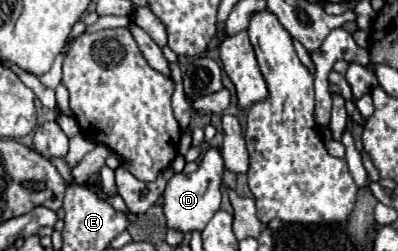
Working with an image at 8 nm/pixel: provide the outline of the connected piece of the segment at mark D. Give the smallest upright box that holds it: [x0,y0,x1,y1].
[163,148,223,234]

